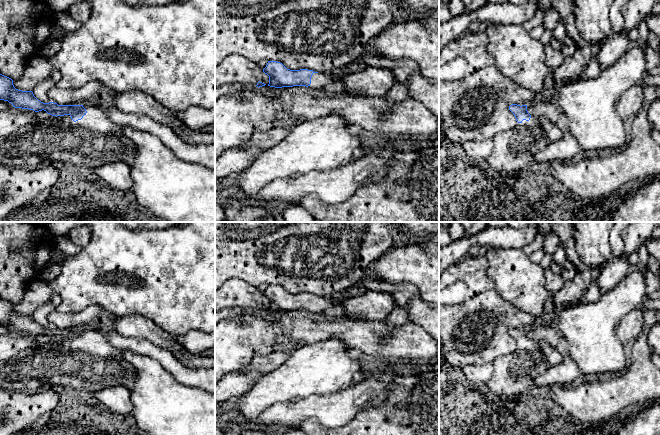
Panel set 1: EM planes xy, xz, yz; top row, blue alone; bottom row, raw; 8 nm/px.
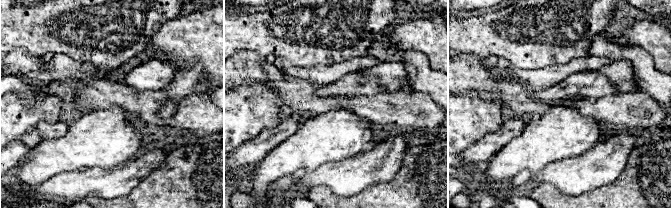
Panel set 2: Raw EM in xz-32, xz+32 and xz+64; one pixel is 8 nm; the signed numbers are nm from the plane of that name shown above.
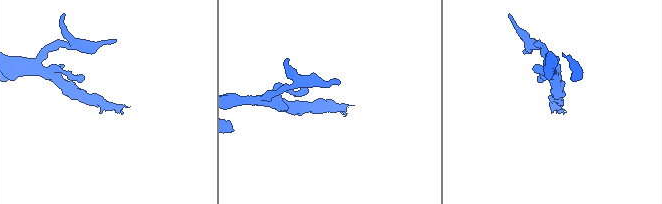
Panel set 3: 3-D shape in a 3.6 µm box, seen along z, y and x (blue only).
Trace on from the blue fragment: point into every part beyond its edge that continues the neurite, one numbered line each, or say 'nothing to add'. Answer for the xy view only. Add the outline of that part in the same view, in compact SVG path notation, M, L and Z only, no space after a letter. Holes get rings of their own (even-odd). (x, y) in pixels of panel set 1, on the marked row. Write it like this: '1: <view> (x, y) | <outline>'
1: xy (95, 140) | M85 104L83 107L86 109L87 113L81 120L76 122L71 119L70 115L49 116L46 119L38 120L33 124L25 126L14 134L0 138L0 165L25 170L33 170L46 165L48 162L69 163L91 170L113 162L123 162L131 166L134 162L137 148L135 144L124 135L123 126L112 122L103 108L97 105Z

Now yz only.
1: yz (512, 150) | M532 115L529 121L517 122L514 129L496 134L492 140L493 150L486 161L499 172L521 170L550 143L539 118Z

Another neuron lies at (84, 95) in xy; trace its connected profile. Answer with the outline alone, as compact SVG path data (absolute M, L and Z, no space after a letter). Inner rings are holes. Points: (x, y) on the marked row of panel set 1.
M91 81L80 88L61 88L53 84L48 97L58 105L85 105L93 102L102 86L98 81Z

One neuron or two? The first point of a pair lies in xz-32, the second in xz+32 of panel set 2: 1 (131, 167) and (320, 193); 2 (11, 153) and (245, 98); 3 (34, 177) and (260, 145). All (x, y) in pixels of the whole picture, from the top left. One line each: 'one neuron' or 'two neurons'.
1: two neurons
2: two neurons
3: two neurons

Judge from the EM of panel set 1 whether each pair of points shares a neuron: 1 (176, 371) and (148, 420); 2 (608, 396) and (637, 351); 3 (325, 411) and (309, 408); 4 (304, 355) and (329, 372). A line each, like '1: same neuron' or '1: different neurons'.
1: different neurons
2: same neuron
3: same neuron
4: same neuron

